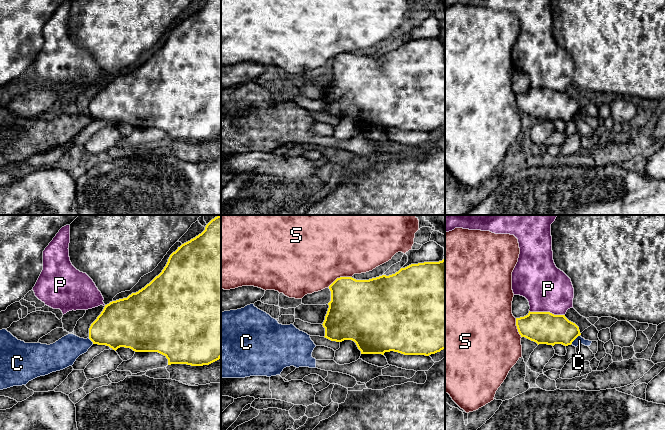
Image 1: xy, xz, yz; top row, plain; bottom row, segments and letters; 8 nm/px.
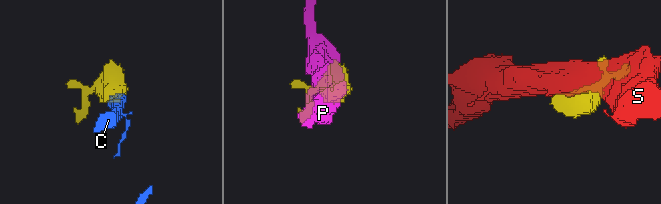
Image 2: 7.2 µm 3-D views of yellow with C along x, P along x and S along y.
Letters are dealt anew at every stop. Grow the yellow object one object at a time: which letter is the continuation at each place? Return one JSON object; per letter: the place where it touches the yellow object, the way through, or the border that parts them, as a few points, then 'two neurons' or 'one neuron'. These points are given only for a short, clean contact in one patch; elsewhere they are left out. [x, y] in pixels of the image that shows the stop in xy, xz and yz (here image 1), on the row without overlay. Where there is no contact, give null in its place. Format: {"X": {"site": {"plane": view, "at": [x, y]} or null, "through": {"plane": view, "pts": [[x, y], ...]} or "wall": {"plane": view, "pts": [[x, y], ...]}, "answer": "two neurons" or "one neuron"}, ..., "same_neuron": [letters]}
{"C": {"site": {"plane": "yz", "at": [575, 114]}, "wall": {"plane": "yz", "pts": [[579, 111], [571, 119]]}, "answer": "two neurons"}, "P": {"site": {"plane": "yz", "at": [547, 88]}, "answer": "two neurons"}, "S": {"site": {"plane": "xz", "at": [340, 53]}, "answer": "two neurons"}, "same_neuron": []}

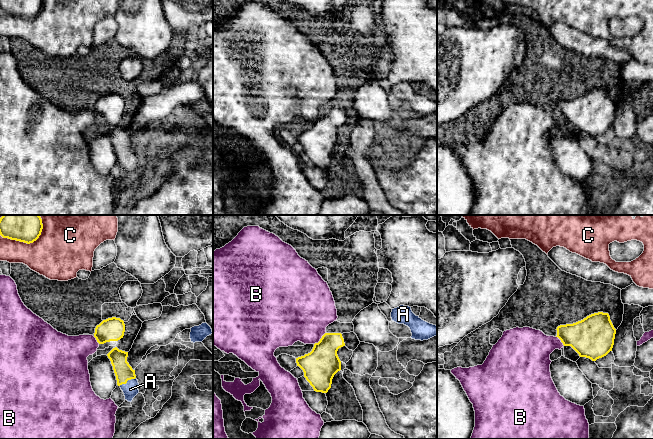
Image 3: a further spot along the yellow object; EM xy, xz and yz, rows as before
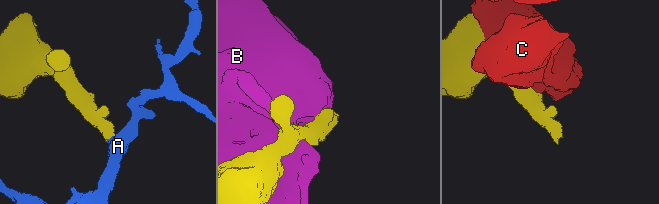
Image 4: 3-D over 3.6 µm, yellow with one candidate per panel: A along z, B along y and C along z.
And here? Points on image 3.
{"A": {"site": {"plane": "xy", "at": [127, 156]}, "through": {"plane": "xy", "pts": [[123, 147], [127, 156], [130, 165]]}, "answer": "one neuron"}, "B": {"site": {"plane": "xz", "at": [320, 115]}, "answer": "two neurons"}, "C": {"site": {"plane": "xy", "at": [25, 18]}, "answer": "two neurons"}, "same_neuron": ["A"]}

